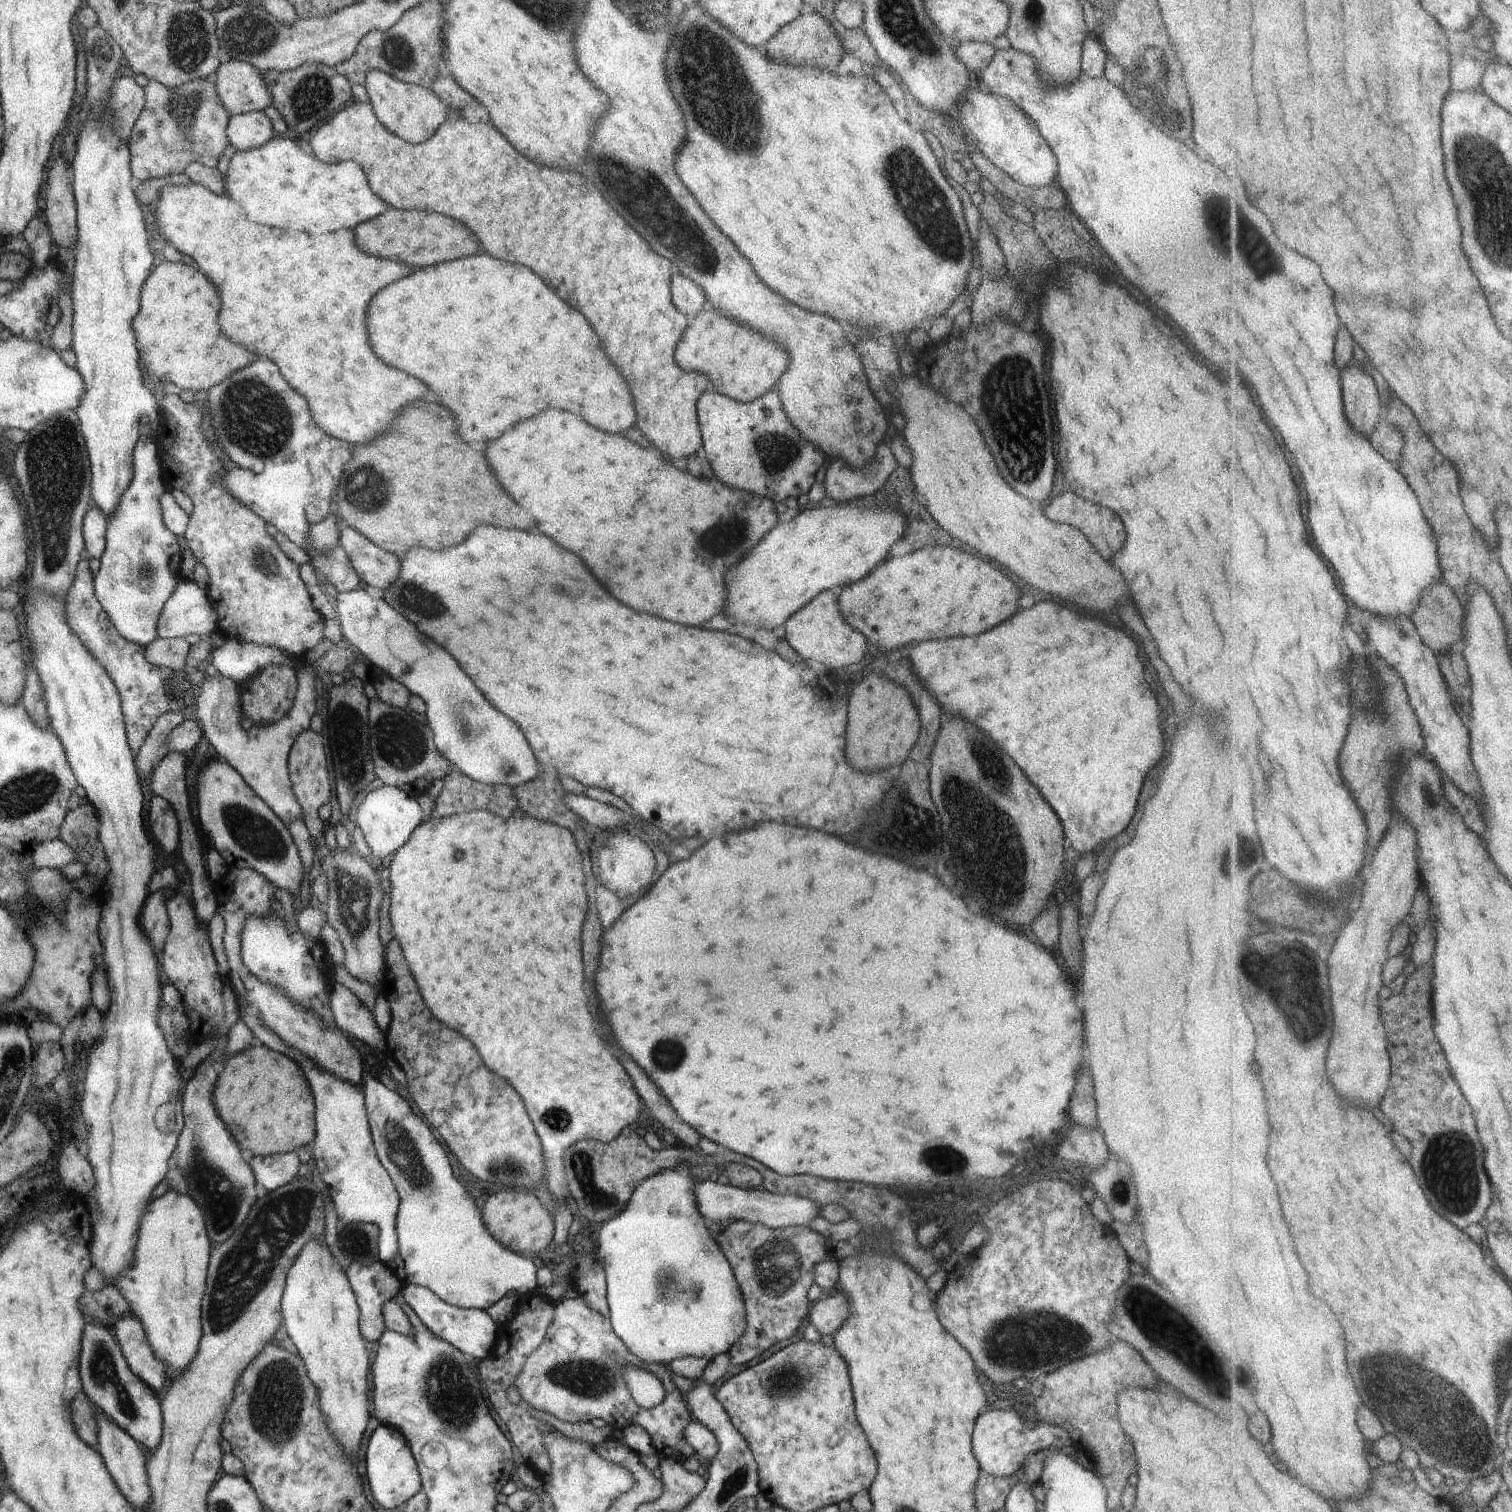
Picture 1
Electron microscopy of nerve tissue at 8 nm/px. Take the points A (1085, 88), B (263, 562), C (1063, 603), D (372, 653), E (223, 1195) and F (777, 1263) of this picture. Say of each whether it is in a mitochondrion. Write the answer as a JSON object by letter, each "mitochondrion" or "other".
{"A":"other","B":"mitochondrion","C":"other","D":"other","E":"mitochondrion","F":"mitochondrion"}

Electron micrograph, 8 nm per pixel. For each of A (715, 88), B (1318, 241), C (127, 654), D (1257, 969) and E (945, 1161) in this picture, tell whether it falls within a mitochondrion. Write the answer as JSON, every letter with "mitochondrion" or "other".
{"A":"mitochondrion","B":"other","C":"other","D":"mitochondrion","E":"mitochondrion"}

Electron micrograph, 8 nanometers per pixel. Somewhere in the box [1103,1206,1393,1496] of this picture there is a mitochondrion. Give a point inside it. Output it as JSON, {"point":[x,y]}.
{"point":[1156,1321]}

